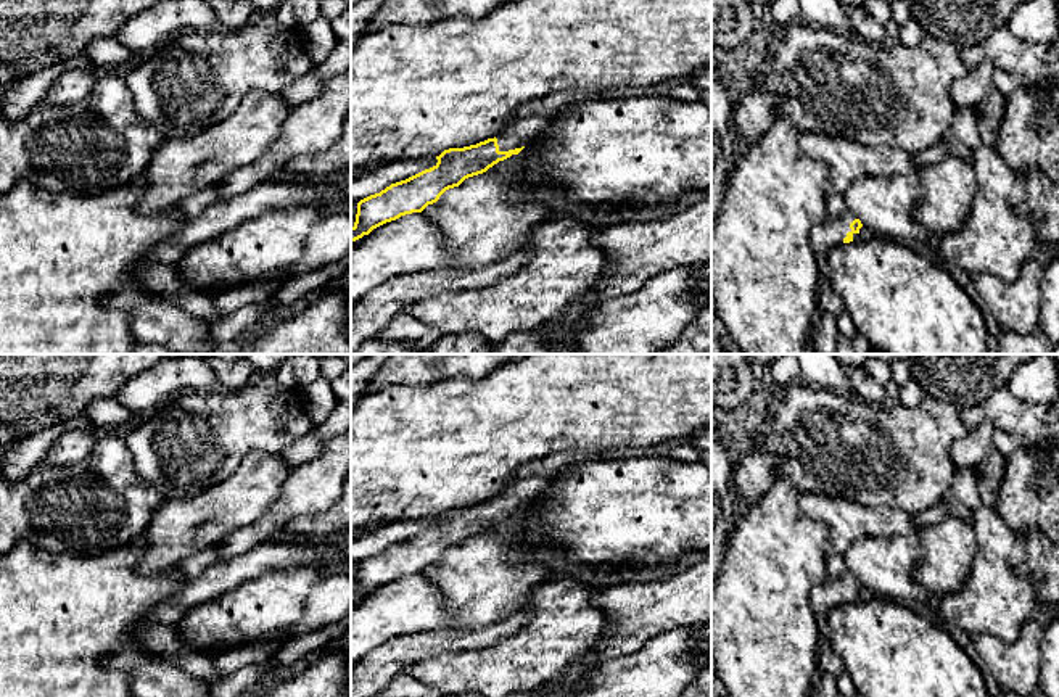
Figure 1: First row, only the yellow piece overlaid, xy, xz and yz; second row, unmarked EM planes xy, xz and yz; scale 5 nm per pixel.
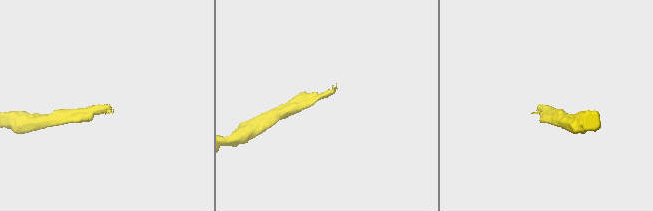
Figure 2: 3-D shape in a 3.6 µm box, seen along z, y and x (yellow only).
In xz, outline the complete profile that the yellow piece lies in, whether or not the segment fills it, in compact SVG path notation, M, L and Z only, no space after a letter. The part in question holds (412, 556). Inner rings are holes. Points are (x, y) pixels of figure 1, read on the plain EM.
M575 451L536 459L521 467L515 481L497 497L464 509L444 510L436 517L438 523L433 528L361 560L356 583L351 588L351 604L401 576L422 573L428 565L436 563L446 551L486 533L512 515L518 515L547 489L560 472L584 460L589 460L587 454Z

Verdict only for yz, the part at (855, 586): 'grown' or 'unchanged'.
grown

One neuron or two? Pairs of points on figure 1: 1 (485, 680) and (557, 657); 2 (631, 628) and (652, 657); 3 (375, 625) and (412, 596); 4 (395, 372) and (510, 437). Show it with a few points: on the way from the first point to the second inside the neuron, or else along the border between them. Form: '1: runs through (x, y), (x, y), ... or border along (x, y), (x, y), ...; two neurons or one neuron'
1: runs through (502, 670), (530, 657), (539, 657); one neuron
2: border along (676, 626), (647, 639), (630, 654), (607, 659); two neurons
3: runs through (385, 615), (403, 606); one neuron
4: border along (456, 375), (433, 383), (390, 385), (382, 390); two neurons

